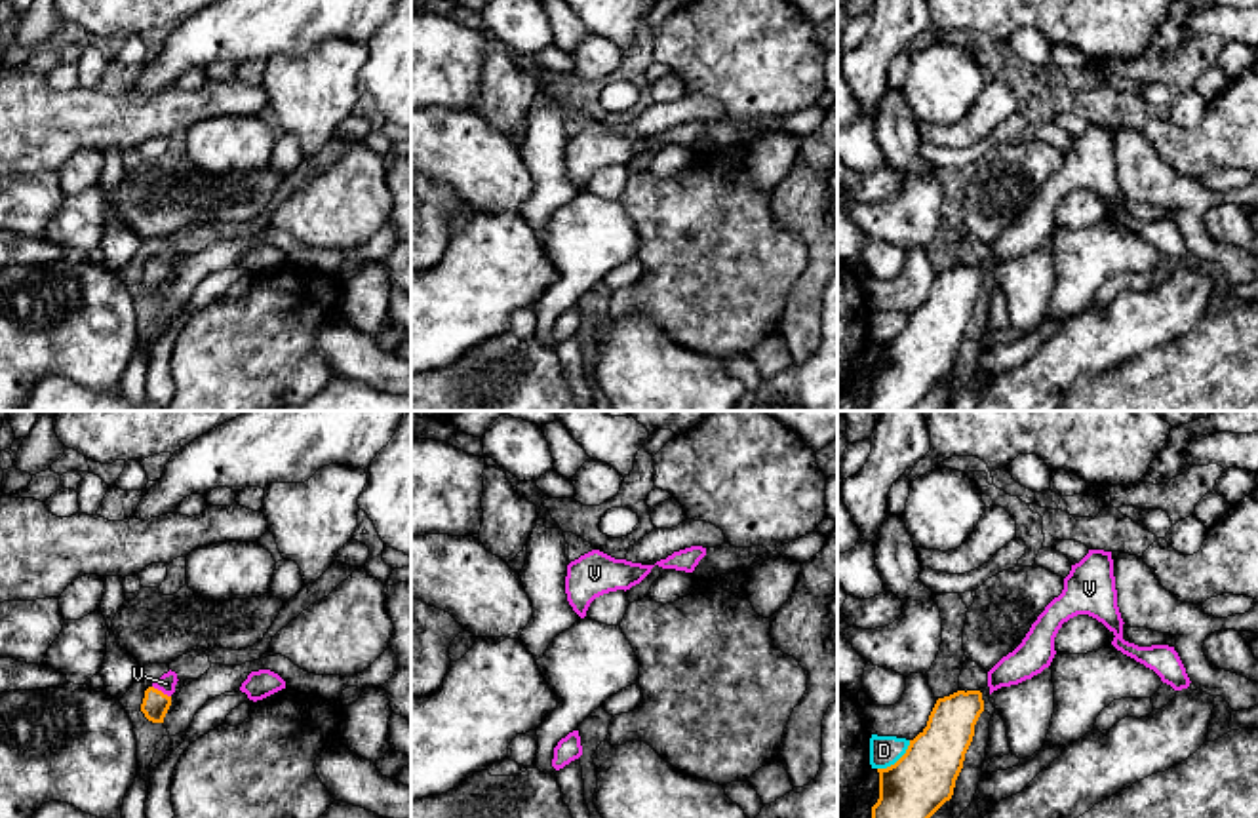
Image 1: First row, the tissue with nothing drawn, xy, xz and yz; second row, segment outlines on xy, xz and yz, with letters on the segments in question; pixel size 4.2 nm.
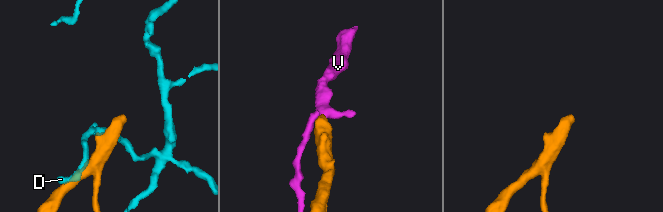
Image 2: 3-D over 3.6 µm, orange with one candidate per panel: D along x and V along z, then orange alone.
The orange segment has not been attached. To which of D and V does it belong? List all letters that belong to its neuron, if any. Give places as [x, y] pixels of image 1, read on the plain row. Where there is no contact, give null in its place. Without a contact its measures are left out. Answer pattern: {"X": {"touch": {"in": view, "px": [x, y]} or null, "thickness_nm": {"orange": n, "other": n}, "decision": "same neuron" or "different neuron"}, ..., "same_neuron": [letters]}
{"D": {"touch": {"in": "yz", "px": [899, 333]}, "thickness_nm": {"orange": 280, "other": 130}, "decision": "different neuron"}, "V": {"touch": {"in": "xy", "px": [160, 265]}, "thickness_nm": {"orange": 120, "other": 80}, "decision": "same neuron"}, "same_neuron": ["V"]}

